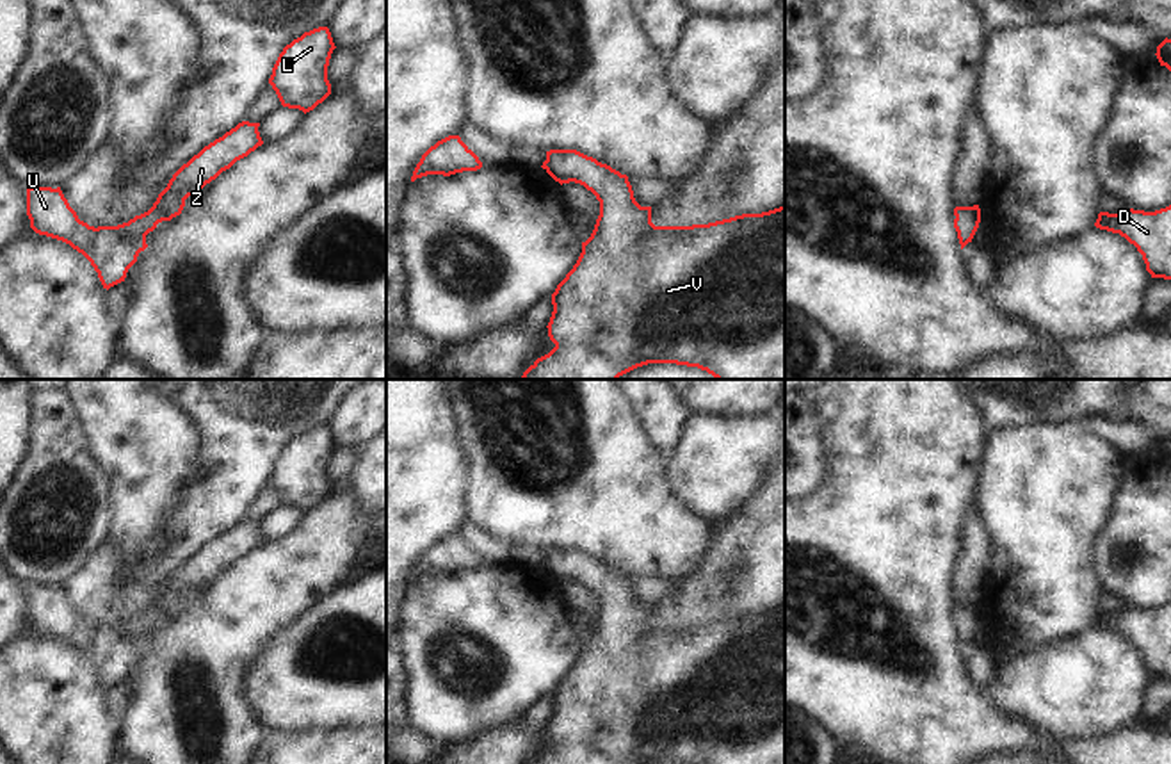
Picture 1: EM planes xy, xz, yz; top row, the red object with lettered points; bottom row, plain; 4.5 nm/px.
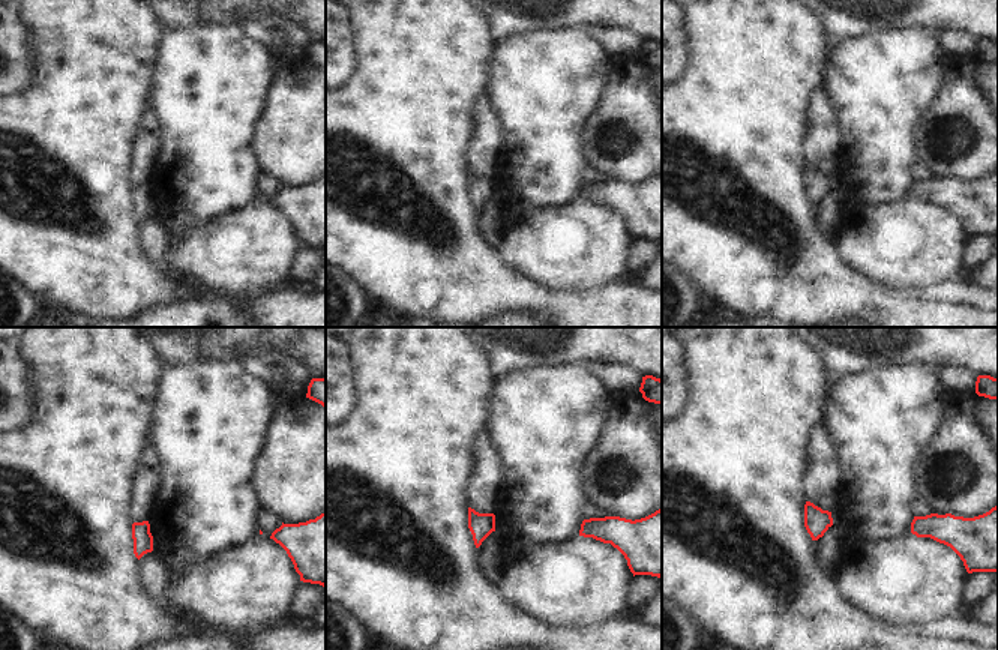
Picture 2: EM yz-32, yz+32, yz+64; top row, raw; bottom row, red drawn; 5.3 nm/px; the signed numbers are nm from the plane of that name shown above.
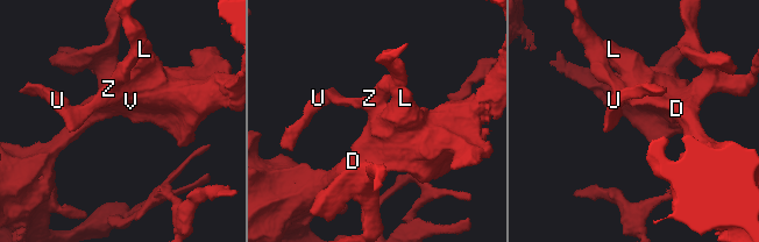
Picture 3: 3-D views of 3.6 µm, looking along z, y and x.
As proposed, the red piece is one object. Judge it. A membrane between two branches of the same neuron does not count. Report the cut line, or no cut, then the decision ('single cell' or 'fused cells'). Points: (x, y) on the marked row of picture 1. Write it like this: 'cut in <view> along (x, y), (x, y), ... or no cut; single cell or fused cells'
no cut; single cell

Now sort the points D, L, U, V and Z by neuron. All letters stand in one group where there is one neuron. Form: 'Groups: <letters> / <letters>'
Groups: D L U V Z

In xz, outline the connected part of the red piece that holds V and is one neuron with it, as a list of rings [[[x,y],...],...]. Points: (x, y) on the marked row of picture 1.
[[[550,150],[541,167],[561,185],[575,182],[591,191],[600,201],[600,215],[591,237],[582,242],[577,264],[552,294],[553,312],[546,328],[555,347],[537,358],[523,372],[521,379],[618,379],[648,363],[698,367],[715,379],[785,379],[785,207],[762,214],[742,214],[708,224],[655,226],[651,223],[651,207],[641,207],[634,198],[628,176],[610,166],[577,150]]]

